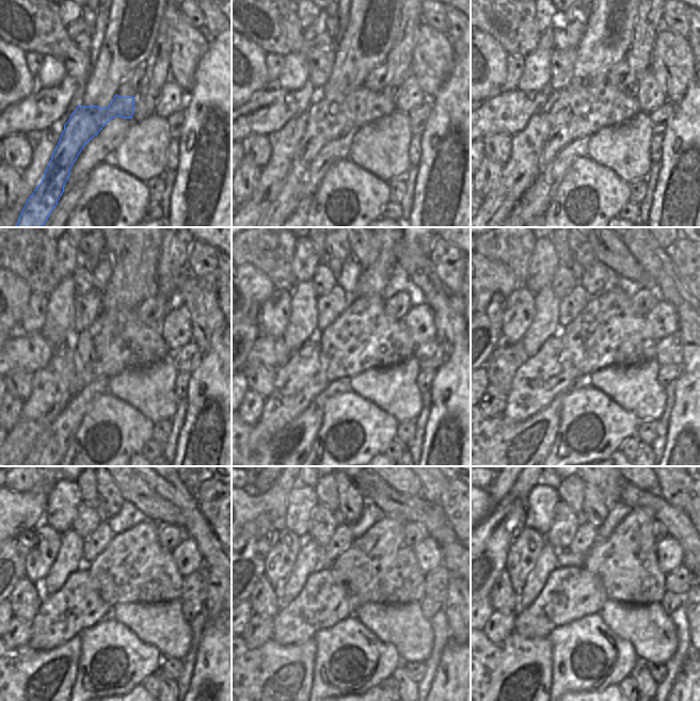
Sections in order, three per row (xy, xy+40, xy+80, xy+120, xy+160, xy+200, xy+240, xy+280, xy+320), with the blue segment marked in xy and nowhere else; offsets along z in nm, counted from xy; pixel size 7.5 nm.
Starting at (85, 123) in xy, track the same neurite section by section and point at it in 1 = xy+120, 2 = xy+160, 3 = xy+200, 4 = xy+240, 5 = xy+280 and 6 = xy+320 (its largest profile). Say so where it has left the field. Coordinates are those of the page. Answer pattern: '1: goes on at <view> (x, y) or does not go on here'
1: goes on at xy+120 (116, 340)
2: goes on at xy+160 (364, 336)
3: goes on at xy+200 (608, 332)
4: goes on at xy+240 (134, 568)
5: goes on at xy+280 (378, 567)
6: goes on at xy+320 (625, 562)

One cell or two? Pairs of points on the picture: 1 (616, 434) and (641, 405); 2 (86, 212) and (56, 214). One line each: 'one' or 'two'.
1: two
2: two

